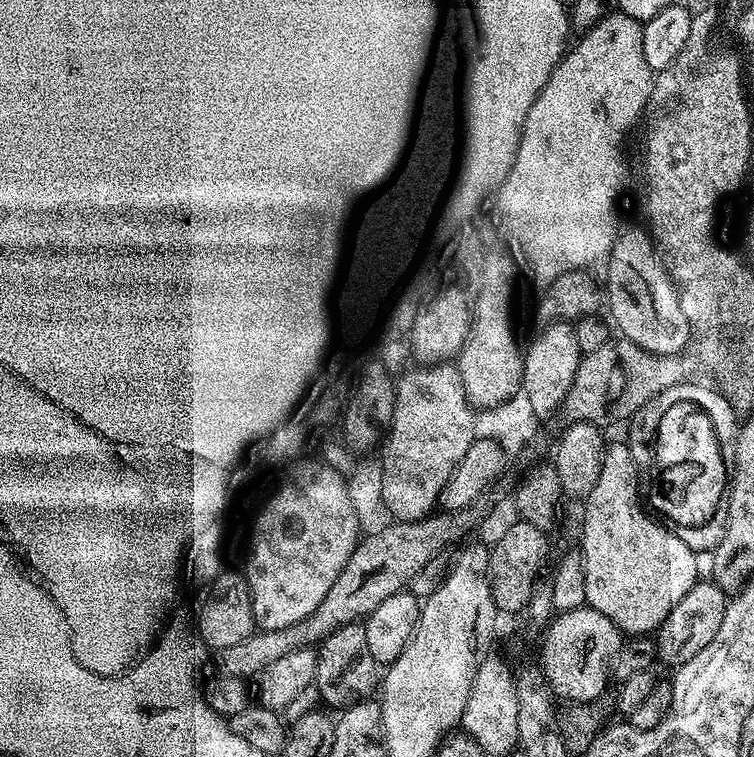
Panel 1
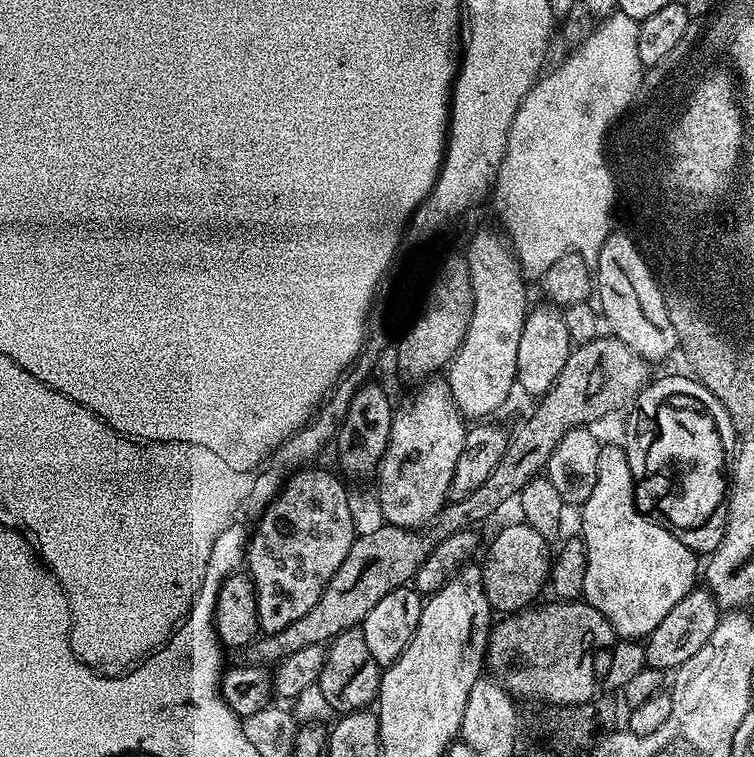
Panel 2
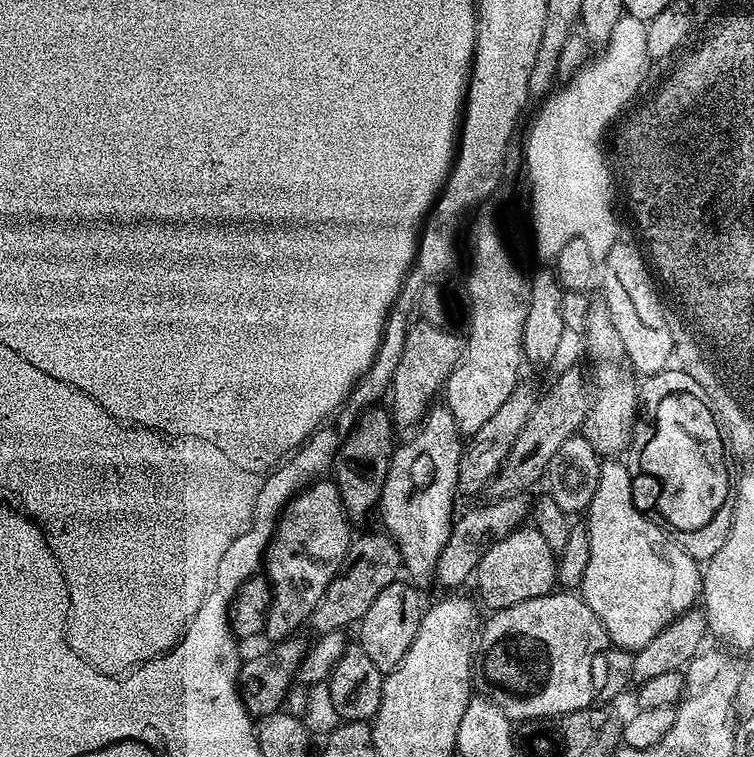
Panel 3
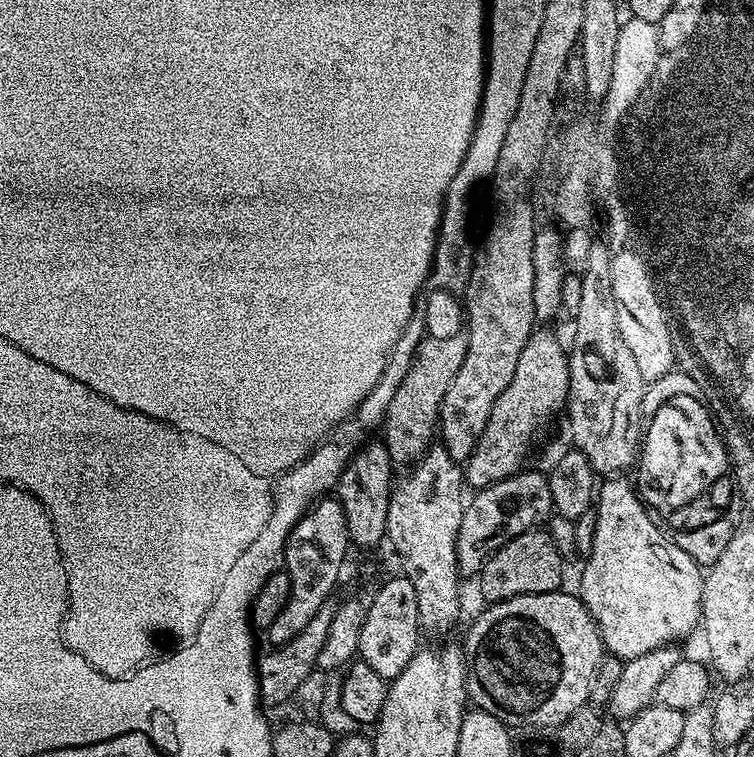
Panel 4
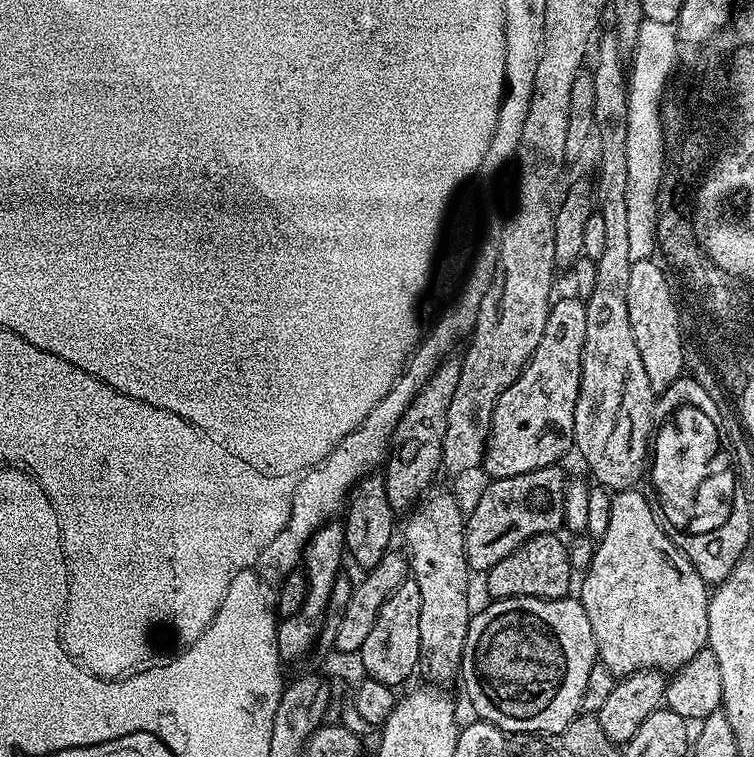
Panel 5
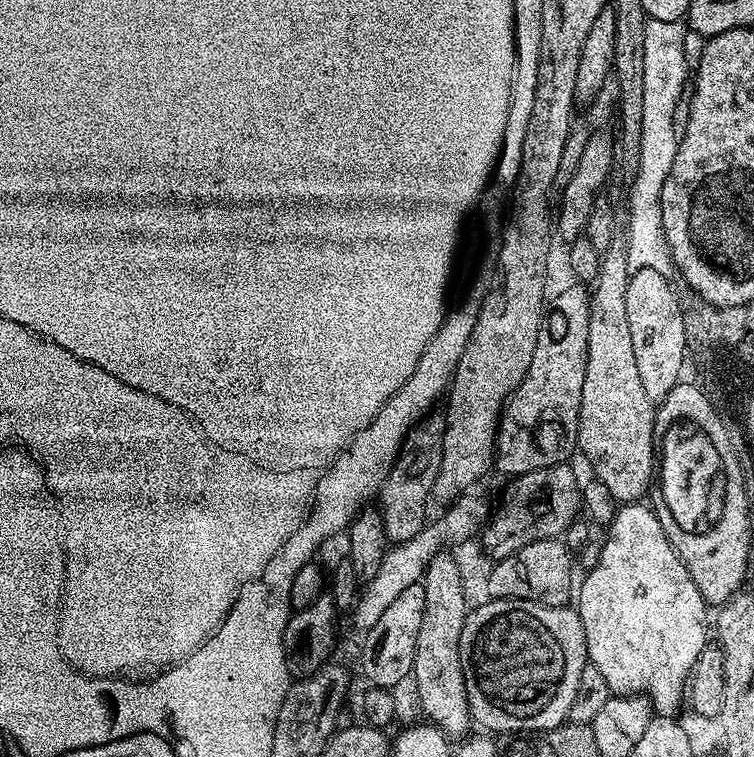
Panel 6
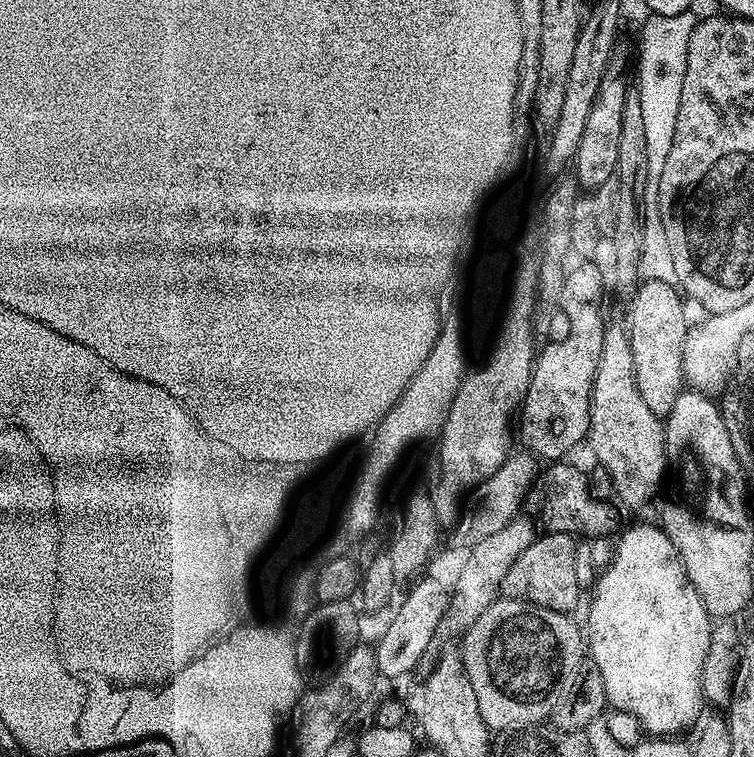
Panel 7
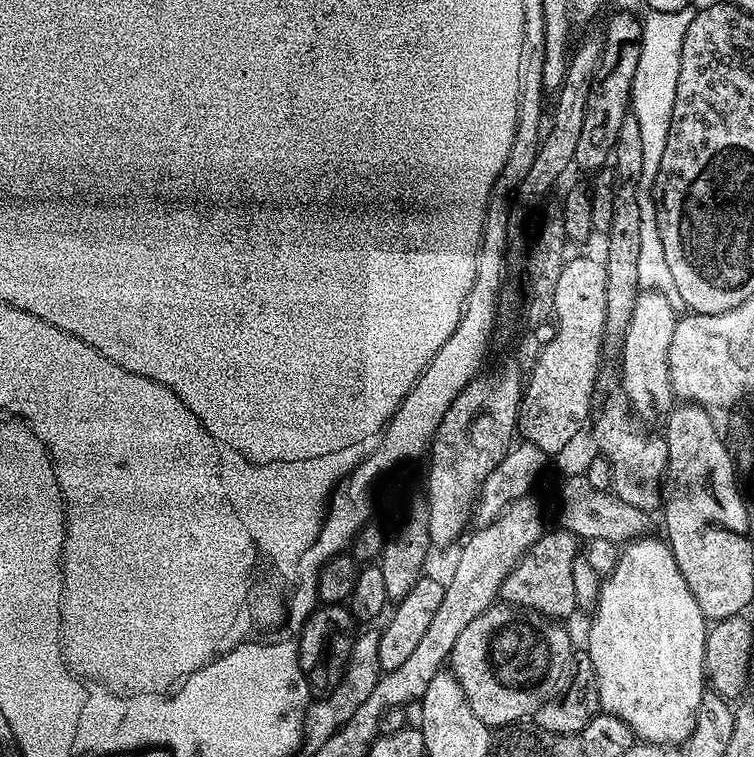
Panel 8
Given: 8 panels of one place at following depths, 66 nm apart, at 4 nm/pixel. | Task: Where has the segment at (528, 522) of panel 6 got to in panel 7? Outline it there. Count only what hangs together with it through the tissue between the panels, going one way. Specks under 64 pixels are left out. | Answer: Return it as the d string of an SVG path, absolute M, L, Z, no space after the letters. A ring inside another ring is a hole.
M552 462L548 468L537 475L531 489L531 495L540 499L540 524L545 533L566 532L580 538L608 536L611 533L612 520L608 517L609 505L596 500L588 489L588 476L580 473L568 462Z

